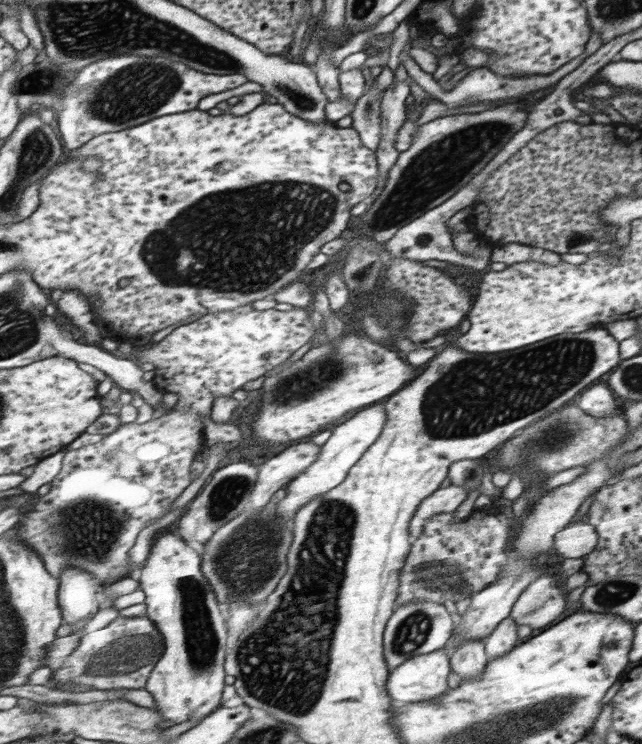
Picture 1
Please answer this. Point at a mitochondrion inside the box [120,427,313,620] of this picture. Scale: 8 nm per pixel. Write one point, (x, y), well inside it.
(245, 556)

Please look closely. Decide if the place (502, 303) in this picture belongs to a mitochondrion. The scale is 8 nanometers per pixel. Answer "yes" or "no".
no

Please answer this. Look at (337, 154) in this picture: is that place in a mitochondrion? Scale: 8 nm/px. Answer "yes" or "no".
no

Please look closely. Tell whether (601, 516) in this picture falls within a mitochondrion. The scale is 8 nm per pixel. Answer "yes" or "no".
no

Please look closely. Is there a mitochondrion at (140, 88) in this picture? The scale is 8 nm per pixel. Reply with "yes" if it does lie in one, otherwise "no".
yes

